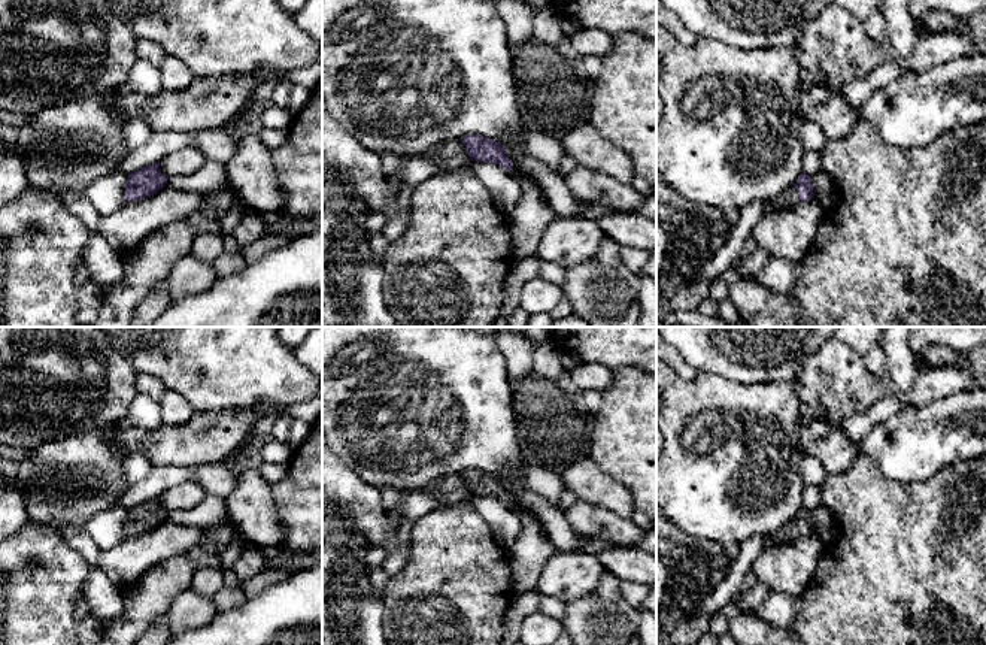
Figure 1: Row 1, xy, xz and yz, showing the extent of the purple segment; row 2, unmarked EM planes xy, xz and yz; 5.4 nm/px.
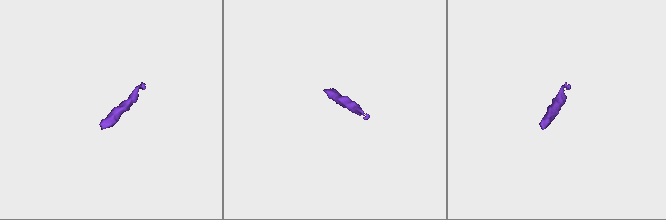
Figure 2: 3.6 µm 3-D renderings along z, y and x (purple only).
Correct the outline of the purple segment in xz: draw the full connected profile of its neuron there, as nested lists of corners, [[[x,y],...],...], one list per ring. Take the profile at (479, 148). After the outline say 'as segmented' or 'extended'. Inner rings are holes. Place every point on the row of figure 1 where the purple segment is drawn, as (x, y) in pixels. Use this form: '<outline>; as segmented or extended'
[[[468,134],[461,139],[471,161],[494,163],[510,172],[513,167],[504,146],[480,134]]]; as segmented

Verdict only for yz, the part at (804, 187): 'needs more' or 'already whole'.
needs more

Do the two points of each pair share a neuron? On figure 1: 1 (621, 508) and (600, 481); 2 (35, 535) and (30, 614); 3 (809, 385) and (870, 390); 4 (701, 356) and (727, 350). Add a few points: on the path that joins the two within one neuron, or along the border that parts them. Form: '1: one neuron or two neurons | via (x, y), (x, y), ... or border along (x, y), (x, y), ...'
1: one neuron | via (618, 502), (603, 487)
2: one neuron | via (29, 554), (23, 563), (23, 594)
3: one neuron | via (824, 385), (855, 388)
4: one neuron | via (707, 350), (721, 350)

